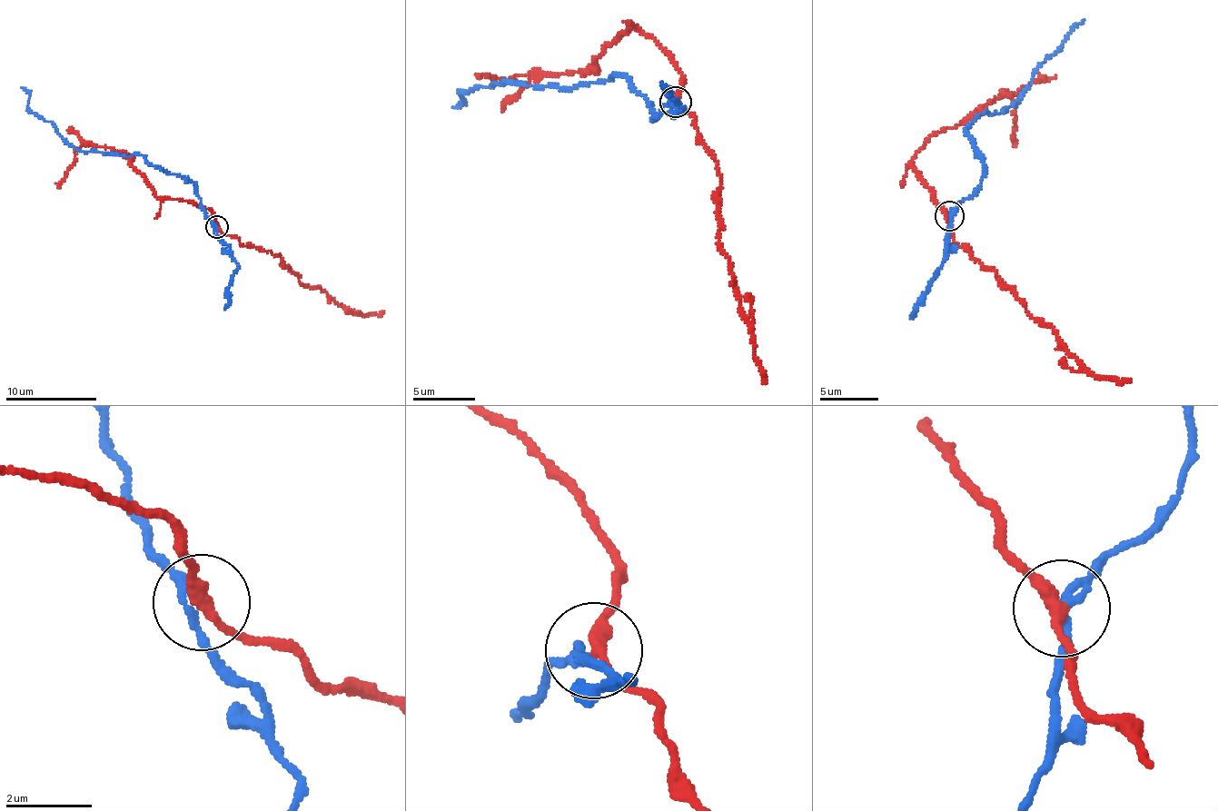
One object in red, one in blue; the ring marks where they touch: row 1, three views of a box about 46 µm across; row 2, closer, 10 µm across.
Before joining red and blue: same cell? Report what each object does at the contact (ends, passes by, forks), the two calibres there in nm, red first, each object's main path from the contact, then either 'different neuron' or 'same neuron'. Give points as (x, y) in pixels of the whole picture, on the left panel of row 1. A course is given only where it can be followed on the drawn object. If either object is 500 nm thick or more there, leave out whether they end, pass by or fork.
red passes by; blue passes by; calibres 280 and 180 nm; course red (216, 226), (242, 243), (253, 244), (280, 255), (300, 283), (319, 287), (354, 311), (361, 314), (384, 311); course blue (217, 226), (207, 219), (196, 186), (149, 165), (143, 155), (70, 146), (51, 122), (31, 111), (21, 87); different neuron

